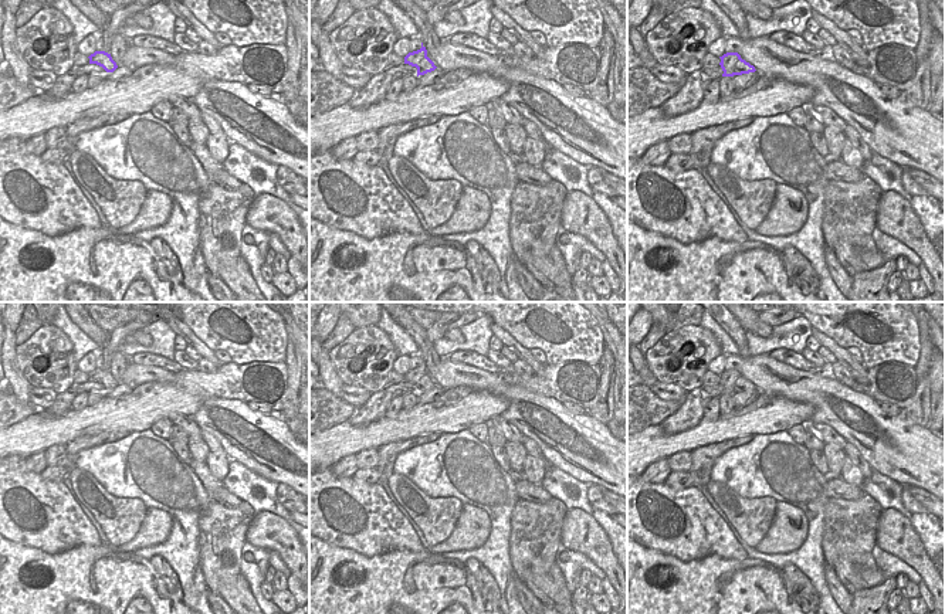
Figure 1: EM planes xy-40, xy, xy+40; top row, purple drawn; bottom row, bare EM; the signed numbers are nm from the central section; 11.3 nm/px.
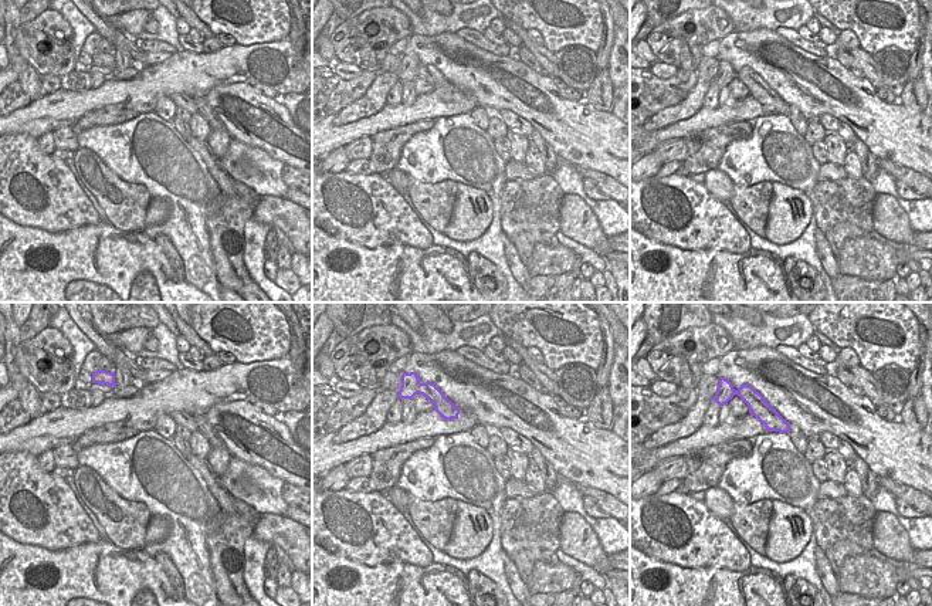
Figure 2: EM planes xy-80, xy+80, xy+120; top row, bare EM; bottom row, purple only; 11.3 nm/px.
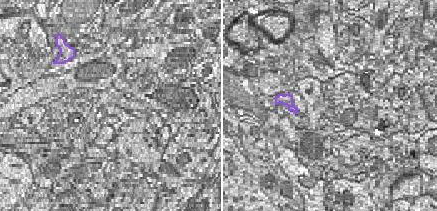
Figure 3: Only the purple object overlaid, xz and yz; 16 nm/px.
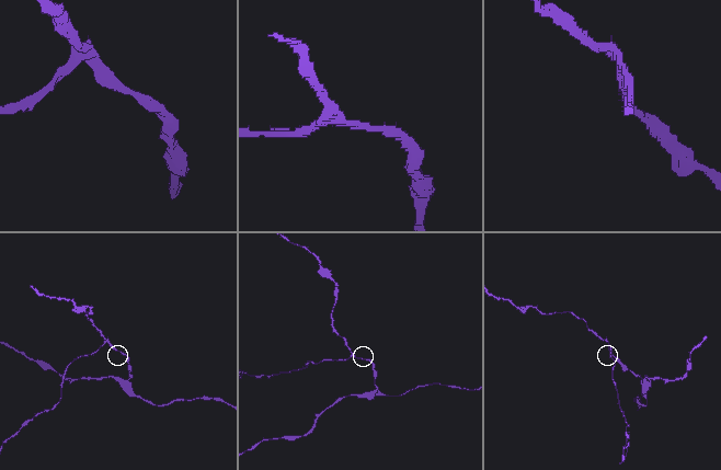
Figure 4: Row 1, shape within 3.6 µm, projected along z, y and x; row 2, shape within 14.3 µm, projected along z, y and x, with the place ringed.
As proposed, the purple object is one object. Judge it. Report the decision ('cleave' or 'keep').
cleave

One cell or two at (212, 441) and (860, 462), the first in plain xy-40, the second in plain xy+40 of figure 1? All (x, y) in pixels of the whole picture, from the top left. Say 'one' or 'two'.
one

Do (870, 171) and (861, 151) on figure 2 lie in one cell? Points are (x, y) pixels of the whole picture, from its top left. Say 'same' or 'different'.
same

